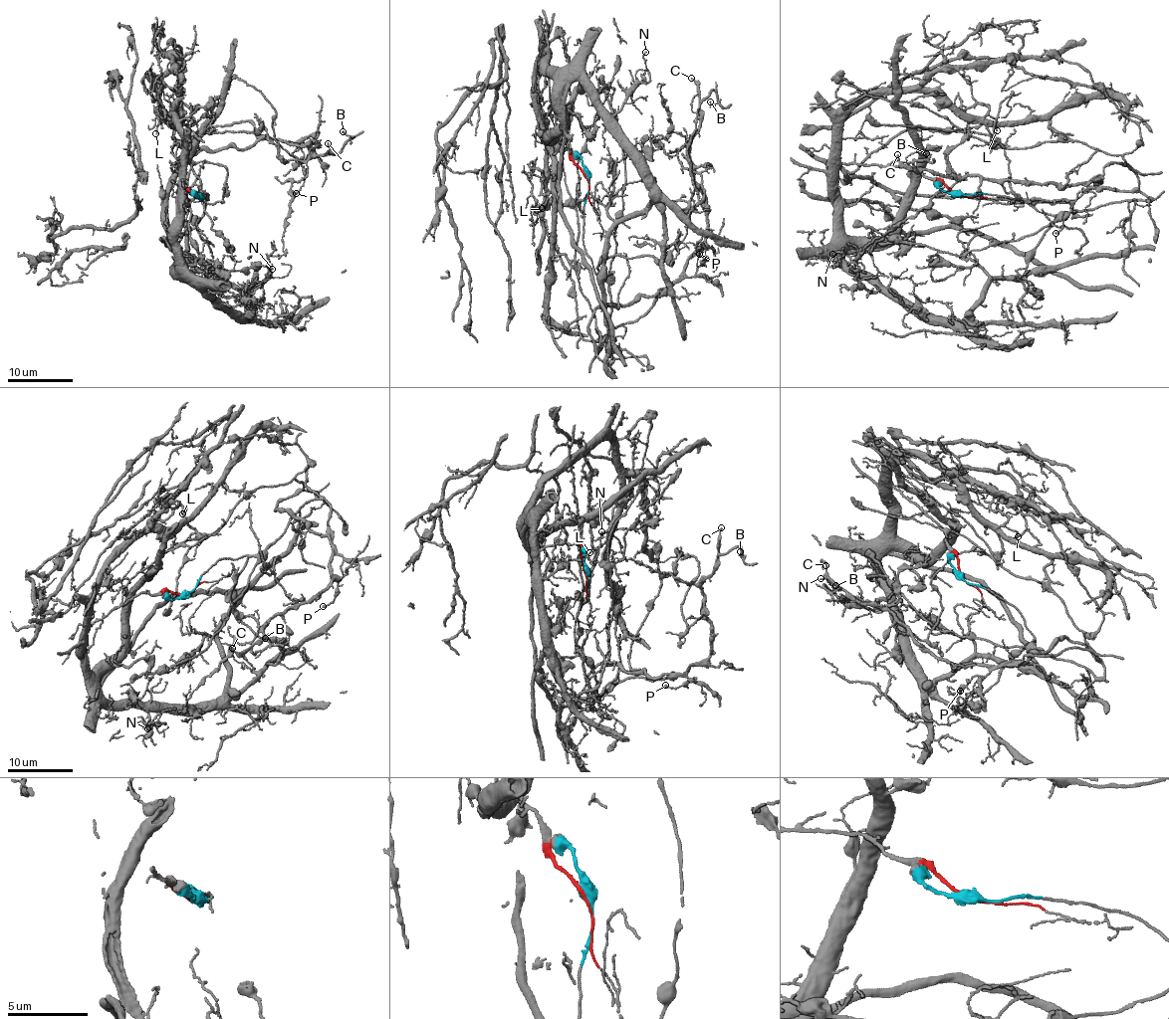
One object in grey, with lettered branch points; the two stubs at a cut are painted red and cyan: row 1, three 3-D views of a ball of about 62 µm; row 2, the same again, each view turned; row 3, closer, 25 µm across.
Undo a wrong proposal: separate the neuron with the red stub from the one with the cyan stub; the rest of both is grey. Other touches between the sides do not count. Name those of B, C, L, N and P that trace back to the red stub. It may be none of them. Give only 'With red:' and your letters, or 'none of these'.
With red: L, N

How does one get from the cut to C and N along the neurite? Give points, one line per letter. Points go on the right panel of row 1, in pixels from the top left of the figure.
C: (960, 194), (1010, 196), (1048, 214), (1149, 198), (1124, 163), (1059, 187), (951, 178), (909, 169), (897, 154)
N: (960, 194), (906, 166), (842, 164), (843, 258), (878, 288), (855, 279), (858, 269), (841, 253), (832, 255)

